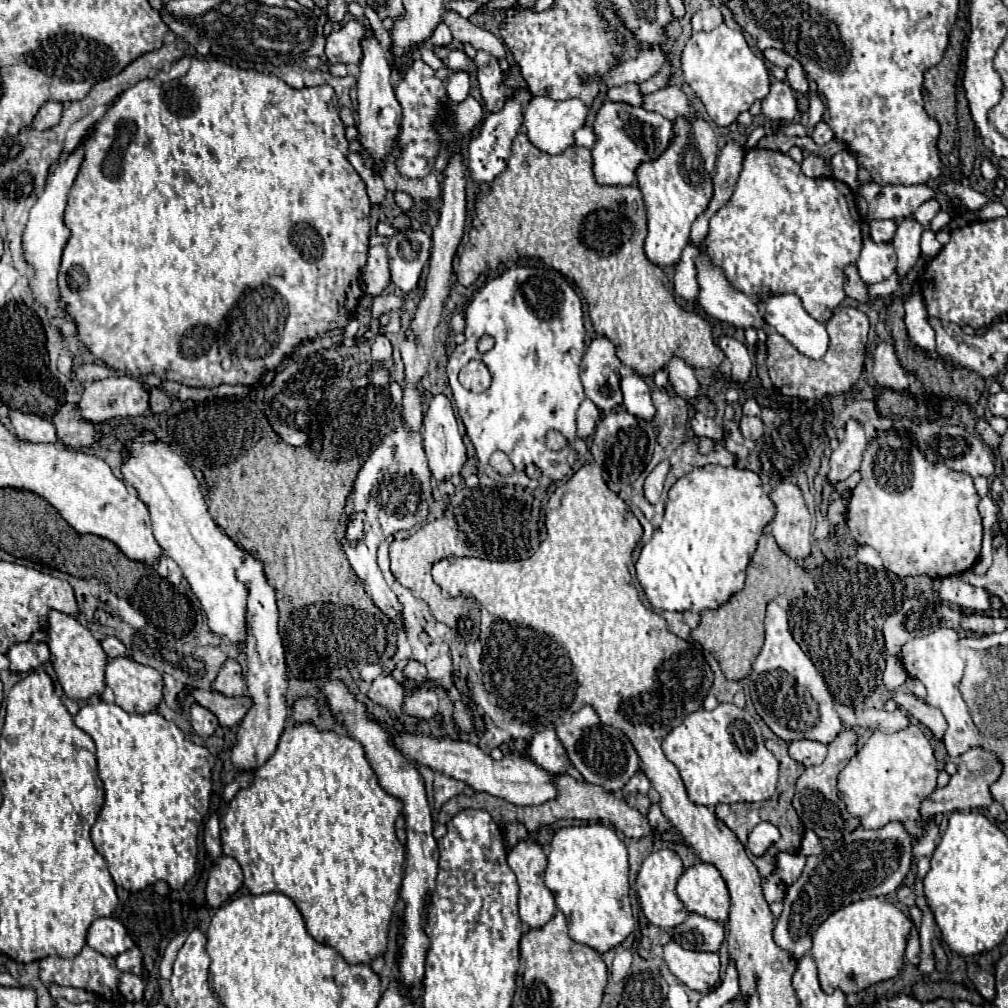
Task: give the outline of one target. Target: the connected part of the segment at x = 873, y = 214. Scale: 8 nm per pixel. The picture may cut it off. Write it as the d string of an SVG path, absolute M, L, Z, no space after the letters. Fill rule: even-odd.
M861 183L859 195L869 203L869 213L863 221L863 235L869 235L869 221L877 219L905 219L915 213L915 209L937 197L937 191L929 185L877 185L877 183Z

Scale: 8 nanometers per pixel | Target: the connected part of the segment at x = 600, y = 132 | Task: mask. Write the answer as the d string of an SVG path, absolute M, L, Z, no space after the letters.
M605 101L597 111L595 125L597 143L591 149L593 155L593 173L599 185L619 185L629 187L637 183L637 167L647 161L655 161L673 141L673 121L665 119L655 111L647 111L643 107L633 107L627 103Z

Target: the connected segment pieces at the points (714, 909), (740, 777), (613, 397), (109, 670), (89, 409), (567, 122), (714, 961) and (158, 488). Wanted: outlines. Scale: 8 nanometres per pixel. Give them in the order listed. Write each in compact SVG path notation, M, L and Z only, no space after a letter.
M697 861L685 869L677 883L677 895L697 915L723 923L729 915L729 891L721 873L707 863Z
M719 703L713 711L699 709L685 717L681 725L677 725L665 739L663 751L667 759L679 769L681 779L687 787L687 795L695 805L705 805L713 809L719 803L737 803L737 801L763 801L775 793L777 785L777 759L771 751L767 751L763 743L763 735L755 719L733 703Z
M607 337L593 339L581 363L581 381L585 395L605 413L623 403L619 369L621 361L615 355L615 345Z
M115 657L107 661L105 683L113 689L115 703L127 713L155 711L163 699L161 673L129 657Z
M129 375L93 381L81 393L79 413L83 421L105 421L109 417L151 415L147 387Z
M533 97L529 101L529 105L523 109L523 119L525 119L523 125L527 129L529 141L537 149L541 149L541 151L545 151L549 155L557 155L557 153L563 153L567 147L571 147L575 143L573 133L585 125L587 107L579 99L553 101L549 97Z
M669 941L663 949L665 949L665 963L669 971L689 989L707 993L719 981L719 955L717 953L685 951L675 941Z
M143 429L125 451L127 457L121 465L123 481L131 483L137 489L141 501L149 507L155 539L163 547L165 555L181 567L193 593L201 601L209 631L229 641L231 645L243 643L247 629L245 617L249 589L235 577L235 571L245 561L247 551L237 547L225 535L225 531L215 525L201 491L201 483L193 475L193 469L167 443L159 441L153 431Z

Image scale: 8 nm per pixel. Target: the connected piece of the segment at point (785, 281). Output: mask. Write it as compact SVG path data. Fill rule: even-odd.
M751 149L745 153L743 169L737 179L733 197L709 219L709 233L701 241L701 247L687 245L675 271L675 293L687 303L697 303L697 257L705 253L709 263L721 267L725 279L741 293L765 301L777 293L793 293L801 299L805 311L817 321L827 321L839 303L843 293L843 267L855 263L861 249L861 215L855 207L853 191L837 179L811 179L801 173L801 167L785 153L769 149Z

